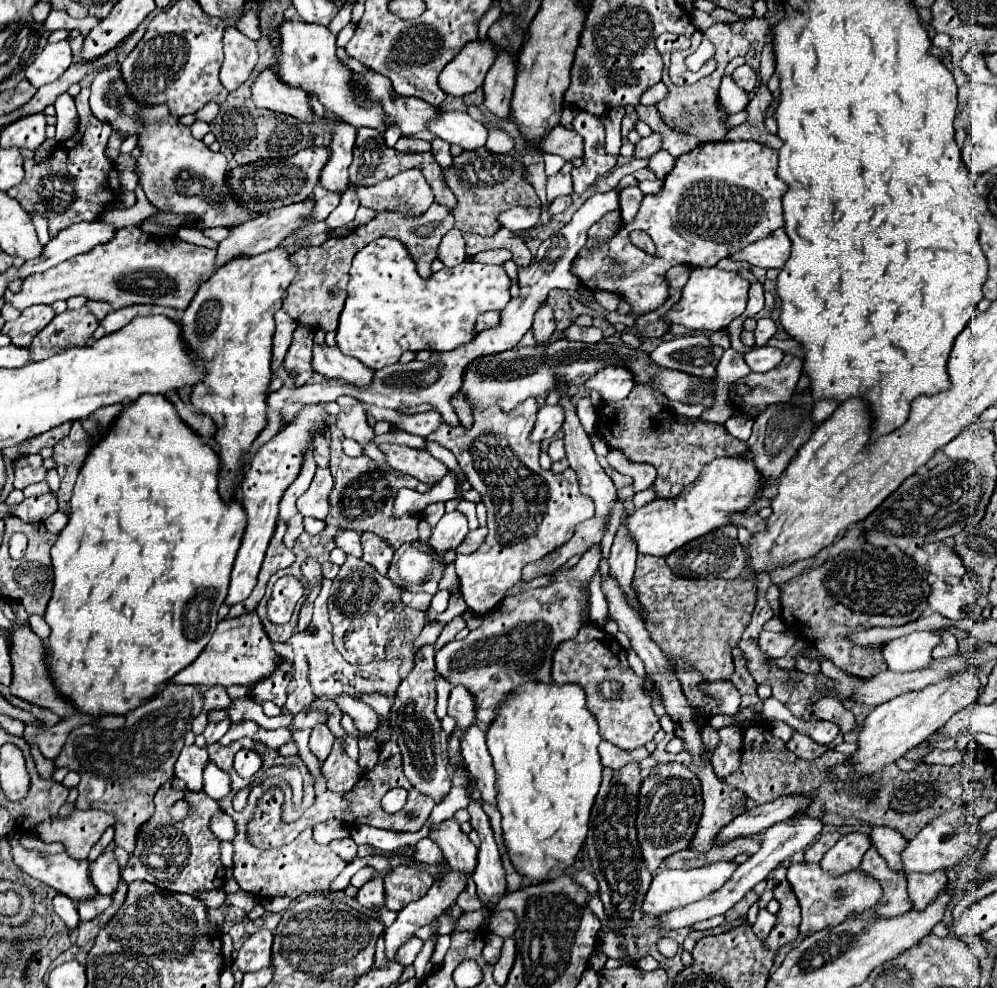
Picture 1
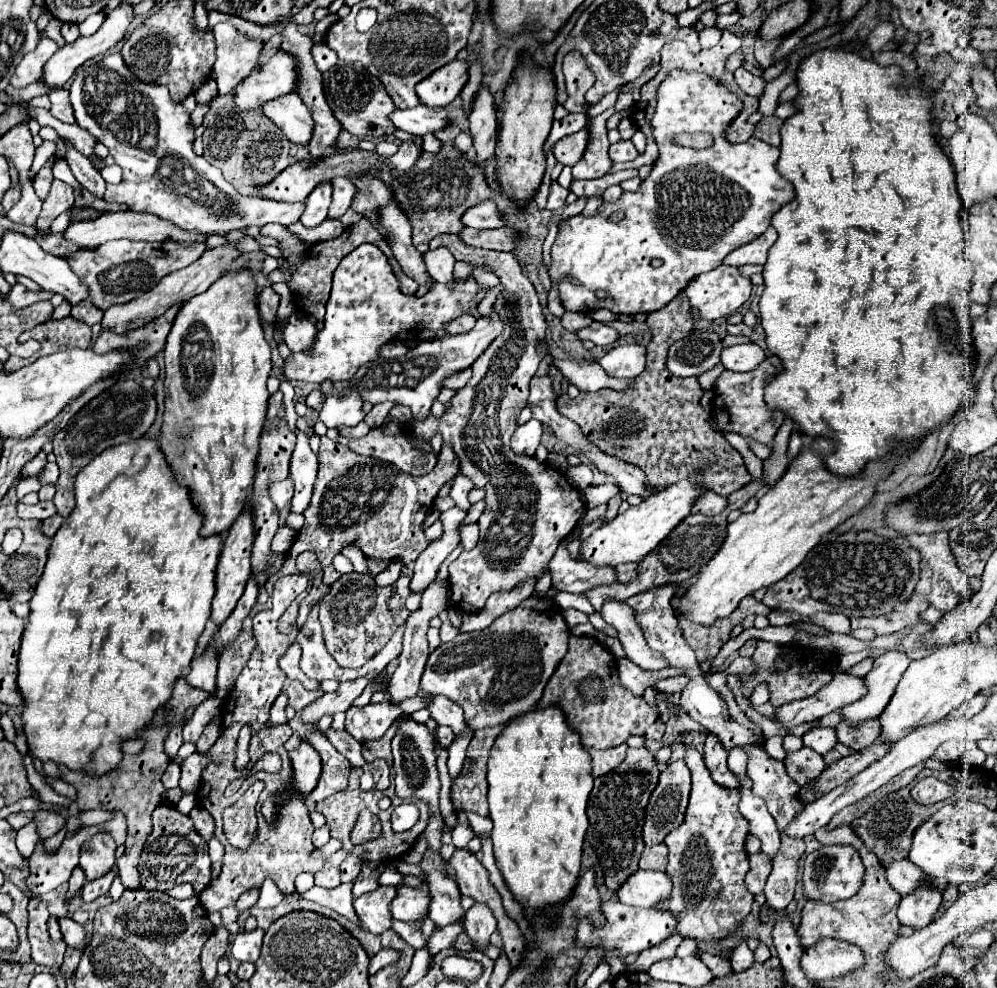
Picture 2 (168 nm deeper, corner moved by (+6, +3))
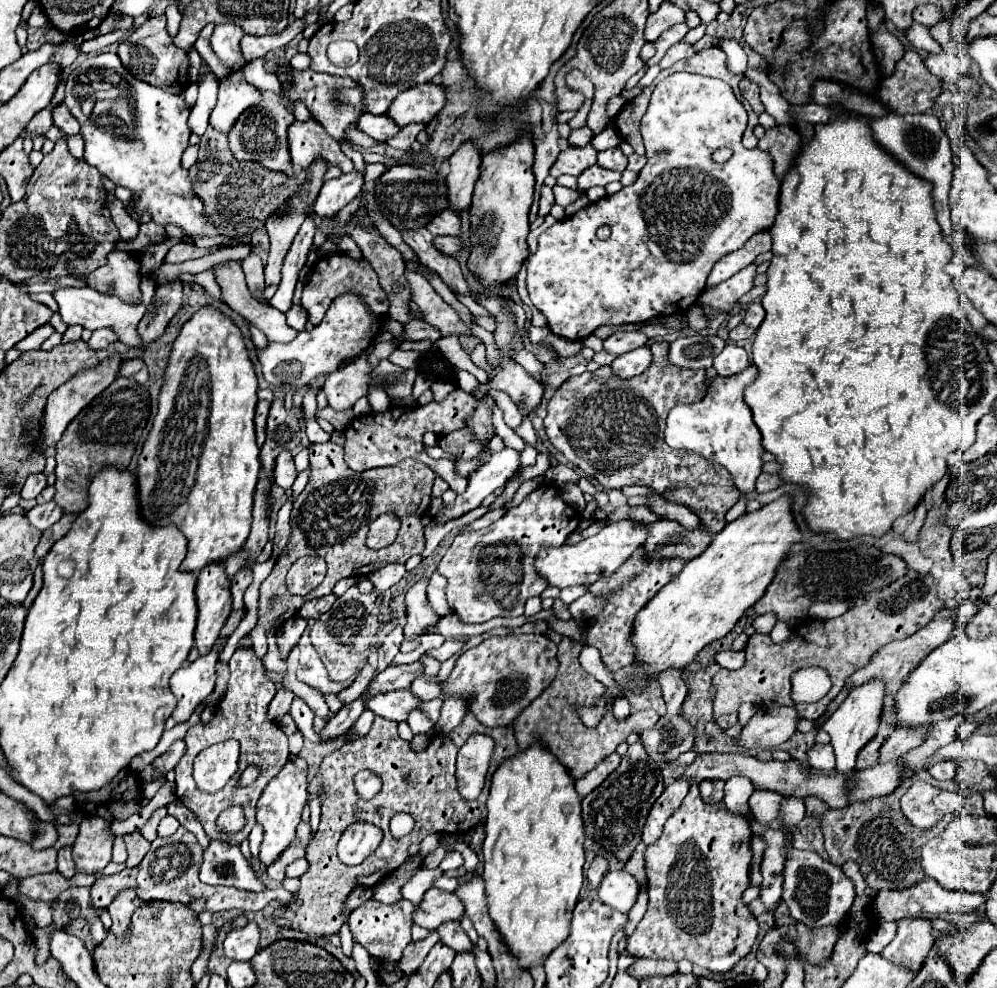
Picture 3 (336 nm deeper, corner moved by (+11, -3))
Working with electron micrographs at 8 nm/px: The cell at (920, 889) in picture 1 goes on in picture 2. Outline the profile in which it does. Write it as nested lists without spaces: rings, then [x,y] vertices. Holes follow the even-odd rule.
[[[917,889],[917,893],[911,893],[909,897],[903,897],[899,903],[899,923],[907,927],[921,929],[929,925],[939,911],[941,905],[941,893],[937,889]]]

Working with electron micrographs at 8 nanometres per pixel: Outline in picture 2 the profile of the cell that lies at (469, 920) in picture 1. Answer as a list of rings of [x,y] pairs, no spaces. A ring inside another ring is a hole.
[[[463,923],[449,925],[449,927],[435,929],[435,931],[433,931],[433,935],[429,937],[429,943],[427,943],[427,951],[429,951],[429,955],[431,955],[429,967],[433,967],[433,957],[435,957],[441,949],[447,949],[447,947],[457,939],[459,933],[463,933]]]

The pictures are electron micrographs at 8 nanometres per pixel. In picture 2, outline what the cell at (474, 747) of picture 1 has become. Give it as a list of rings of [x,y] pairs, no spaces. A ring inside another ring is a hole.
[[[429,695],[427,697],[427,709],[431,713],[431,717],[437,721],[437,725],[447,725],[457,733],[467,729],[467,723],[463,719],[463,709],[453,703],[451,699],[443,697],[443,695]]]

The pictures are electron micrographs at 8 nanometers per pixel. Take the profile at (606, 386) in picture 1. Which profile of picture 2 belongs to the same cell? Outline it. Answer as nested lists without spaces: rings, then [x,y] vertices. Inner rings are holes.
[[[641,343],[619,345],[601,357],[599,365],[611,377],[637,377],[645,369],[645,347]]]

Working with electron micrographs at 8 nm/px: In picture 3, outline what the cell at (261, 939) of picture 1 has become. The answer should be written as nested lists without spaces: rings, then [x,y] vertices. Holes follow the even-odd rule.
[[[250,921],[244,929],[230,931],[224,939],[224,955],[230,961],[250,961],[258,953],[258,925]]]

